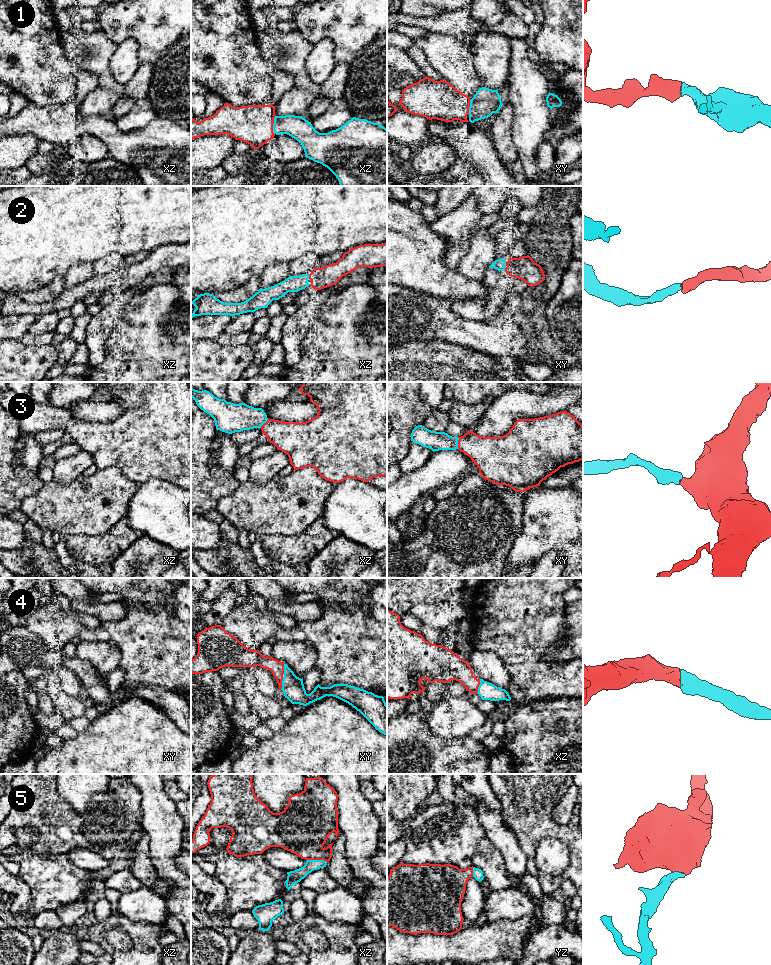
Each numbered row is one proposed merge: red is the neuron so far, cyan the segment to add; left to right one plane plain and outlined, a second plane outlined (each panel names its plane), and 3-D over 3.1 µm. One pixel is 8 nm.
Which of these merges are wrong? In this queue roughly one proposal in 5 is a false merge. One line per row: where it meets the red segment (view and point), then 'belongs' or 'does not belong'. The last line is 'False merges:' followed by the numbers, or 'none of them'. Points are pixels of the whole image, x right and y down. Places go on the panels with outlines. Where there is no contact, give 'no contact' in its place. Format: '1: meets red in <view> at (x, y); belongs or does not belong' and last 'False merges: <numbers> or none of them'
1: meets red in xy at (469, 106); belongs
2: meets red in xz at (309, 276); belongs
3: meets red in xy at (458, 443); belongs
4: meets red in xz at (478, 686); belongs
5: meets red in xz at (317, 859); belongs
False merges: none of them

